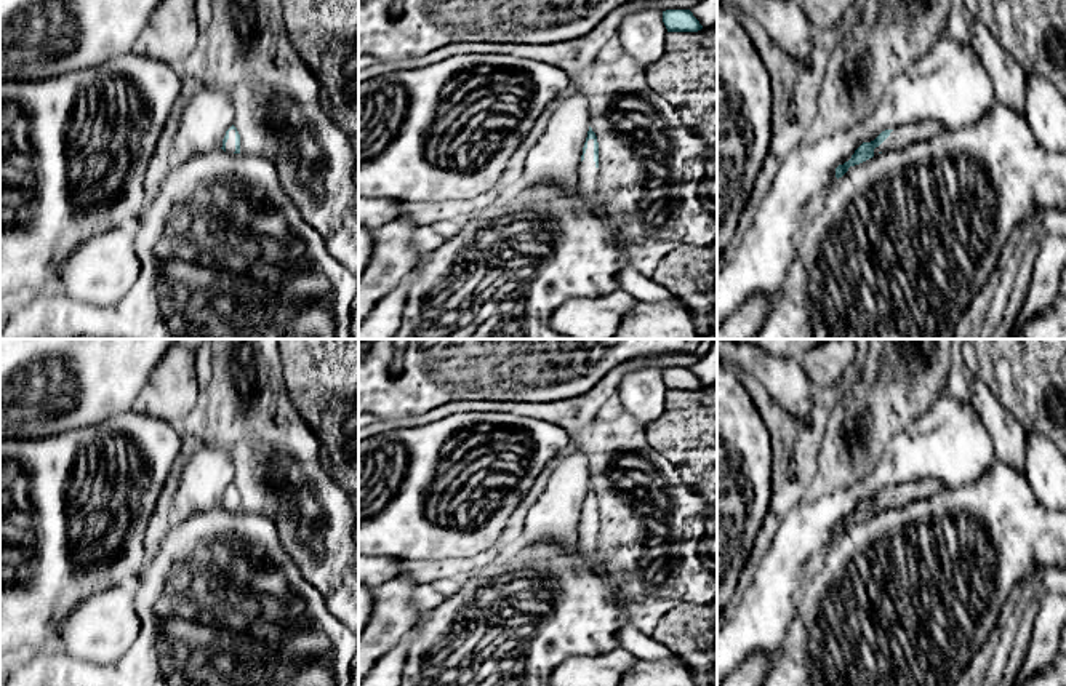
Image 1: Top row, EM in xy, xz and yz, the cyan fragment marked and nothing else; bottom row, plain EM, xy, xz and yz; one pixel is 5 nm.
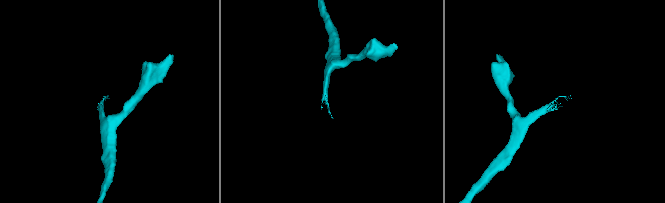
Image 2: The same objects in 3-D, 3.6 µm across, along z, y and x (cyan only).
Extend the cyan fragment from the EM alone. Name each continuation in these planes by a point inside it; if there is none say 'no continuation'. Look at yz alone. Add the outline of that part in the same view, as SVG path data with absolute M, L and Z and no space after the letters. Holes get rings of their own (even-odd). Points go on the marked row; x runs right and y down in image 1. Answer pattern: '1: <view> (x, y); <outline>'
1: yz (924, 131); M924 120L919 123L898 126L879 147L874 149L874 155L890 149L903 149L919 142L932 142L933 138L943 131L946 131L946 128L938 120Z

